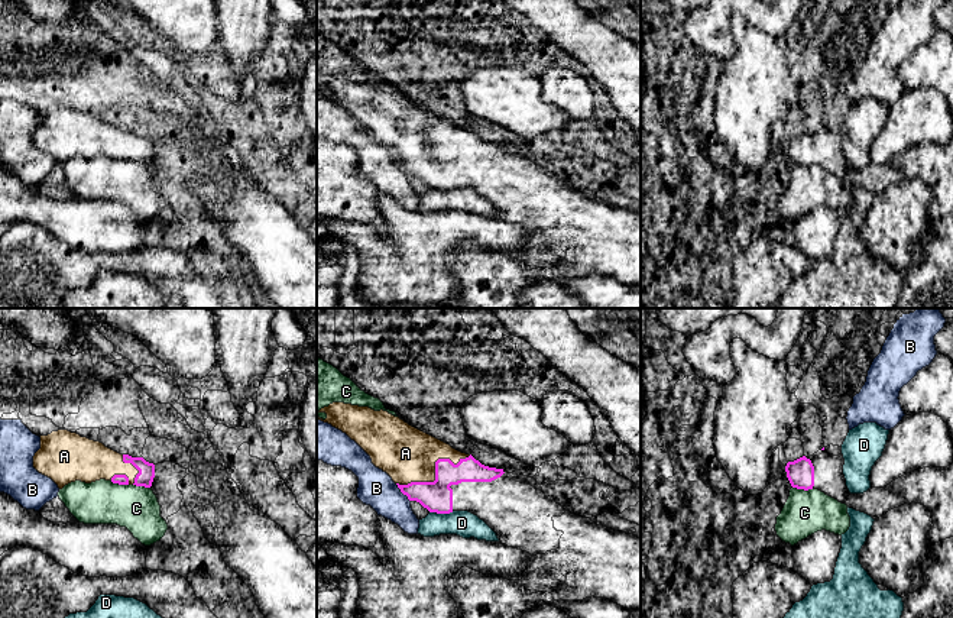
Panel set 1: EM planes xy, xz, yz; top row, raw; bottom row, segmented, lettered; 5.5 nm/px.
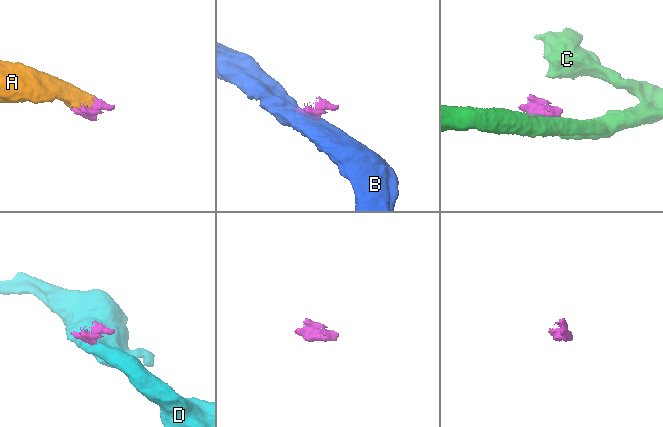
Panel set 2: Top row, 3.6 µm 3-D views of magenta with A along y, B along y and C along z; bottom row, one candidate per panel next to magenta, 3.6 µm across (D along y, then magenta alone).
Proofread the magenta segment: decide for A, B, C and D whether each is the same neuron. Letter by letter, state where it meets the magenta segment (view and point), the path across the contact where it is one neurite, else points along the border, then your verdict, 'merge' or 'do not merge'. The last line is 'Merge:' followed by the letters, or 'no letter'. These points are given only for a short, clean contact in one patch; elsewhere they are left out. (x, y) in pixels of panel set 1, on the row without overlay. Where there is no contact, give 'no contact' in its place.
A: meets magenta in xz at (436, 148); merge
B: meets magenta in xz at (402, 168); do not merge
C: meets magenta in yz at (803, 164); border along yz (793, 162), (813, 164); do not merge
D: meets magenta in xz at (441, 188); border along xz (453, 187), (430, 188); do not merge
Merge: A

